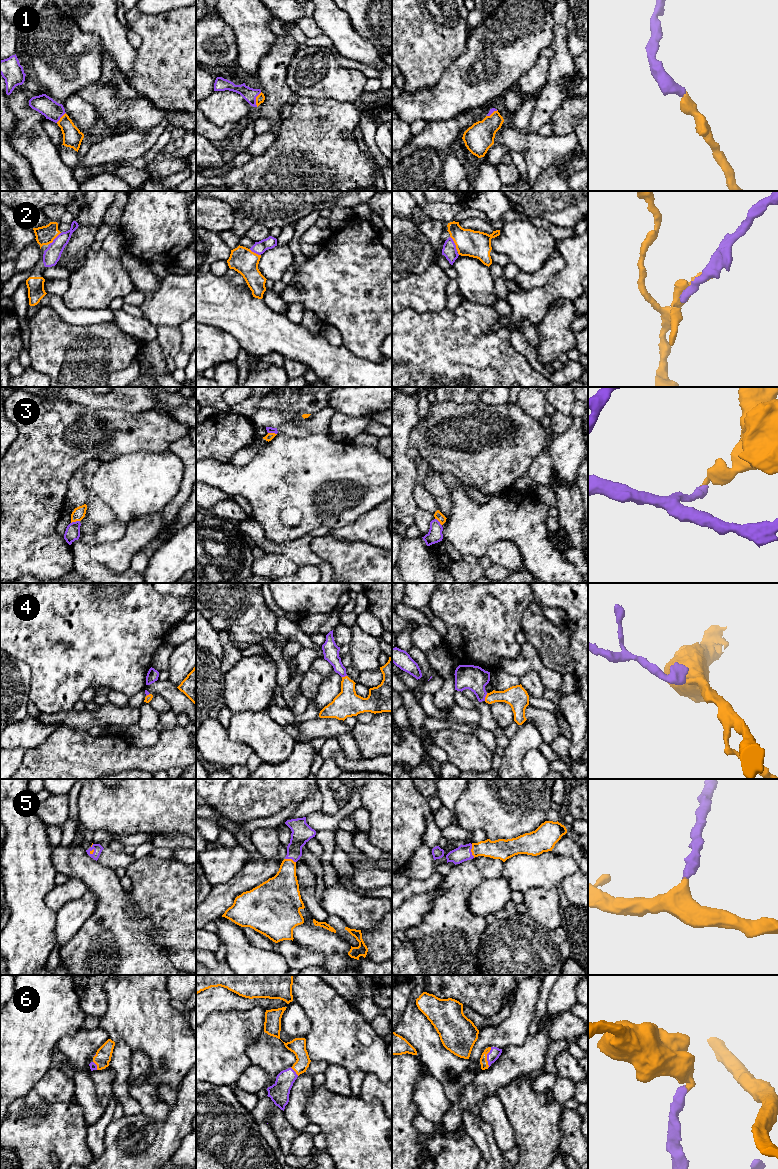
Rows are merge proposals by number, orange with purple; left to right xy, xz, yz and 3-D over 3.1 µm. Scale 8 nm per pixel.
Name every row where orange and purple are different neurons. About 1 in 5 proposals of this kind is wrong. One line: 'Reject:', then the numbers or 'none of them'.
Reject: 3

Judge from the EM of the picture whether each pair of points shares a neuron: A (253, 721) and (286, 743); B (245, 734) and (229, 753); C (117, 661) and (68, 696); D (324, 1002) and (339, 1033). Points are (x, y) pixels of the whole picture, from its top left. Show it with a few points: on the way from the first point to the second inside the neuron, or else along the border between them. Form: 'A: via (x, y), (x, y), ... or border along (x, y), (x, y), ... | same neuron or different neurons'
A: via (261, 729), (275, 743), (278, 743) | same neuron
B: border along (227, 729), (232, 740), (248, 745), (254, 752) | different neurons
C: via (105, 661), (80, 684) | same neuron
D: via (327, 1010), (335, 1025) | same neuron

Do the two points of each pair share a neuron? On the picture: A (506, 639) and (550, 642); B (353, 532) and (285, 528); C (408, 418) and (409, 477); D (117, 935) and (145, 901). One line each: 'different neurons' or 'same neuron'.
A: different neurons
B: different neurons
C: same neuron
D: different neurons

